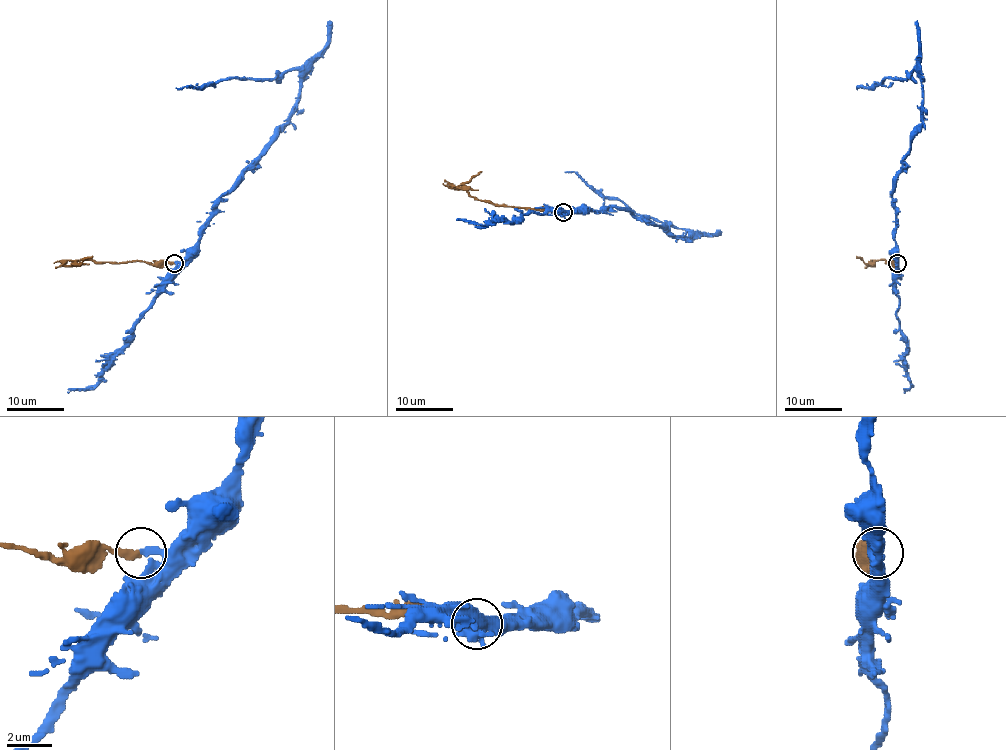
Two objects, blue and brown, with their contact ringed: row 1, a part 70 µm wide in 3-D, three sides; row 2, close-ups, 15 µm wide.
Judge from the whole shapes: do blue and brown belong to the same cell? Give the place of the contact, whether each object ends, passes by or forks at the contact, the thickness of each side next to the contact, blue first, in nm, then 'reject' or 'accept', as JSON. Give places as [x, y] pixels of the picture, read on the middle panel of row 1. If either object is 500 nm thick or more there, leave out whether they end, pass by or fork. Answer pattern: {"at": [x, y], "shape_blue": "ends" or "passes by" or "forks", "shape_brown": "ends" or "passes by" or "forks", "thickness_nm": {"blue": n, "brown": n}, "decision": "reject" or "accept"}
{"at": [563, 212], "shape_blue": "ends", "shape_brown": "ends", "thickness_nm": {"blue": 340, "brown": 320}, "decision": "reject"}

